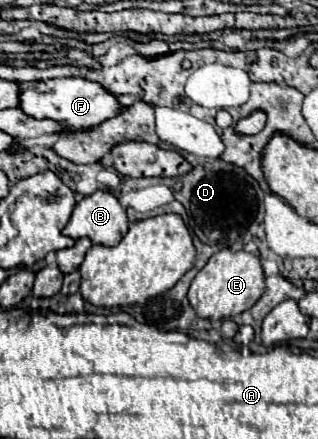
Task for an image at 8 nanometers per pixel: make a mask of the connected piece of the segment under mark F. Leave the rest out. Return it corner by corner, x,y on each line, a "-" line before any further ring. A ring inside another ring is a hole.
51,78
43,82
21,84
19,108
31,118
37,120
49,118
75,130
75,128
91,128
95,124
101,124
103,120
107,120
107,116
115,116
115,112
119,112
121,106
117,98
105,92
101,84
89,82
85,78

